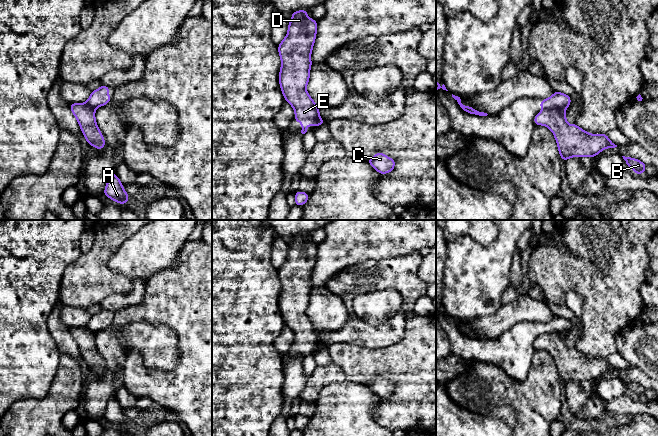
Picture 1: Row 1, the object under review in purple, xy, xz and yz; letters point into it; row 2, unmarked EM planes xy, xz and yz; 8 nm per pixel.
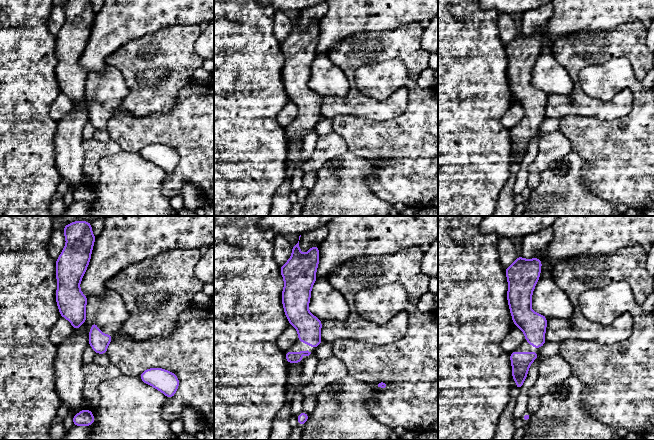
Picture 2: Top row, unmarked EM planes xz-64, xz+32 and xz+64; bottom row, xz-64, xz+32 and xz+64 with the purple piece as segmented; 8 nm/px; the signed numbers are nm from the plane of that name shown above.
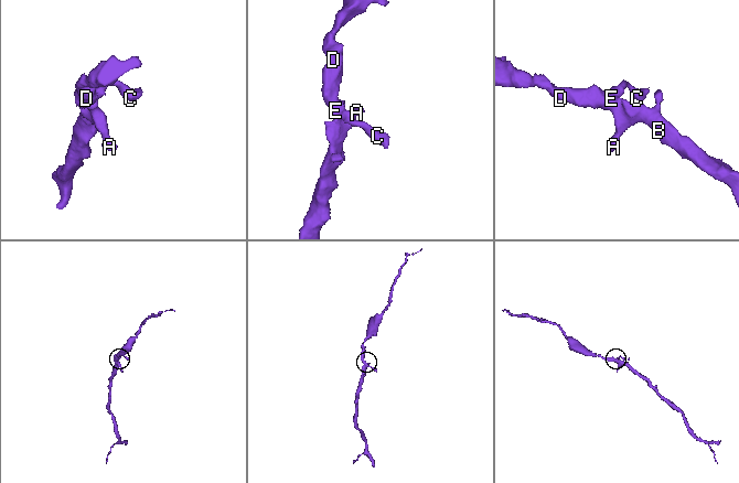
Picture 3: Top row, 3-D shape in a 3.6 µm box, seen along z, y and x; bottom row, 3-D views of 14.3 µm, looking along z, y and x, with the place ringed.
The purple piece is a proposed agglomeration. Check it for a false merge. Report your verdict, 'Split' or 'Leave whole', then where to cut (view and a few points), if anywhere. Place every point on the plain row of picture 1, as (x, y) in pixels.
Split. Split along xz (315, 329), (316, 349)

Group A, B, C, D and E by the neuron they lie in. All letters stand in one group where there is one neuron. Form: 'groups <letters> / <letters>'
groups A B D E / C

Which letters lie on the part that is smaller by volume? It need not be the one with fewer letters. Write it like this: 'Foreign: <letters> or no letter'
Foreign: C

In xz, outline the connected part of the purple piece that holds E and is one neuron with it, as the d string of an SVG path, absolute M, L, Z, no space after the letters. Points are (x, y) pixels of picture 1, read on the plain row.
M298 234L291 237L288 256L282 266L278 269L281 282L281 293L279 296L279 308L285 325L294 333L297 346L302 348L301 357L305 358L309 347L316 351L317 334L314 324L309 320L306 310L310 302L311 276L315 267L317 257L317 245L307 241L308 234Z

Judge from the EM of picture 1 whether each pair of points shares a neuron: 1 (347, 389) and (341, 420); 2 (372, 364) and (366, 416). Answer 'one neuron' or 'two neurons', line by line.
1: one neuron
2: two neurons

